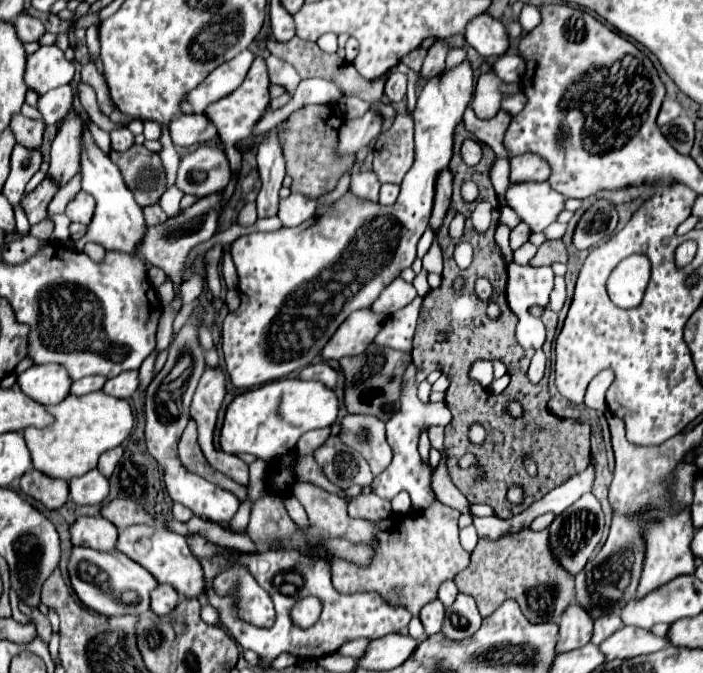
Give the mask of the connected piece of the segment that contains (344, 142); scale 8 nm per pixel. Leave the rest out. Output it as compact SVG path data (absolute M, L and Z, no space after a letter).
M368 109L360 119L346 121L338 137L340 153L358 153L362 147L370 145L380 135L382 125L384 117L374 109Z

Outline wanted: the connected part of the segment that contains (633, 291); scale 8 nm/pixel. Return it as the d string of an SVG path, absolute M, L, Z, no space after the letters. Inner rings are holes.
M630 255L620 261L608 277L606 289L612 303L620 309L640 305L650 279L650 259L644 255Z

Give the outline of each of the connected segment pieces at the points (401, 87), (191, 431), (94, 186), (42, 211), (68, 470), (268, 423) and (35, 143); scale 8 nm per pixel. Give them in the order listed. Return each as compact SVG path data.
M392 73L388 77L384 93L390 97L392 103L402 101L406 97L406 83L408 83L408 75L406 73Z
M190 421L188 427L184 429L184 435L180 439L180 445L178 445L178 451L180 451L180 461L188 467L188 471L220 485L222 489L228 489L230 493L236 493L236 497L240 497L240 503L244 503L248 499L248 493L246 493L246 487L234 483L232 479L228 479L226 475L214 471L210 467L210 463L206 461L206 457L202 455L202 449L196 441L196 423Z
M84 129L84 155L80 163L82 171L82 191L90 193L96 199L96 213L92 223L88 225L88 235L79 240L70 240L68 245L75 251L82 251L87 242L98 243L106 251L120 251L128 255L138 253L138 245L146 235L146 221L142 215L142 207L134 201L132 191L124 185L124 179L116 165L106 157L100 147L94 143L88 129Z
M44 177L44 181L30 193L22 199L22 205L24 205L24 211L28 215L28 221L30 225L46 219L46 209L48 209L48 203L52 201L52 197L58 193L58 187L56 187L56 181L50 179L50 177Z
M104 391L88 393L82 397L68 395L62 403L48 405L46 409L52 413L54 423L44 429L28 427L22 433L30 449L34 469L52 479L70 481L72 477L88 473L98 465L98 457L104 451L118 447L134 427L134 415L128 401L108 397Z
M280 379L238 395L224 417L220 447L226 453L252 453L270 461L292 451L298 439L312 429L330 427L338 417L338 397L320 381Z
M16 113L12 117L12 131L14 131L14 137L20 145L28 145L32 149L40 147L42 145L42 135L44 135L44 123L38 121L38 119L28 119L24 117L22 113Z

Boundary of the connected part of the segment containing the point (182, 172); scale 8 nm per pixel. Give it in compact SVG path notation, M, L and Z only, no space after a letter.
M200 145L196 151L180 159L176 185L184 193L206 197L224 191L228 183L230 163L222 147Z

